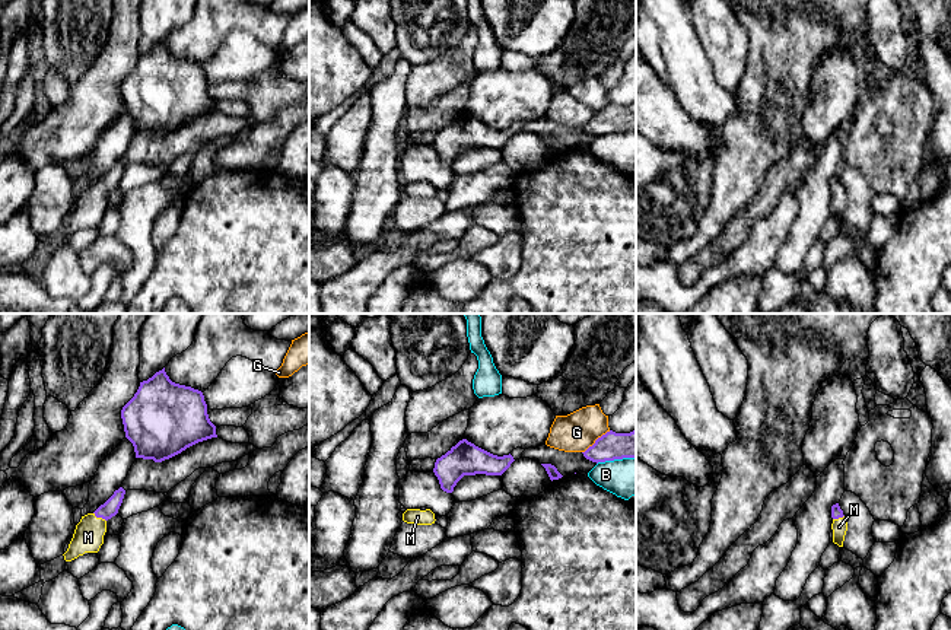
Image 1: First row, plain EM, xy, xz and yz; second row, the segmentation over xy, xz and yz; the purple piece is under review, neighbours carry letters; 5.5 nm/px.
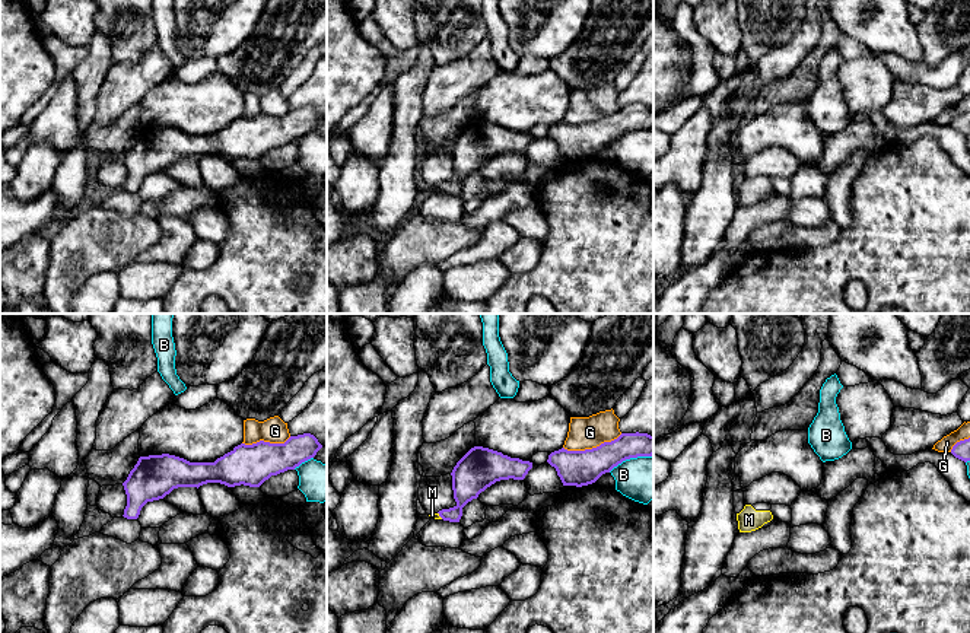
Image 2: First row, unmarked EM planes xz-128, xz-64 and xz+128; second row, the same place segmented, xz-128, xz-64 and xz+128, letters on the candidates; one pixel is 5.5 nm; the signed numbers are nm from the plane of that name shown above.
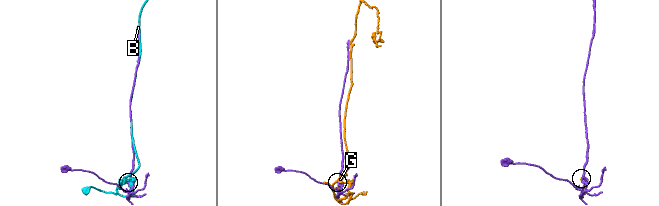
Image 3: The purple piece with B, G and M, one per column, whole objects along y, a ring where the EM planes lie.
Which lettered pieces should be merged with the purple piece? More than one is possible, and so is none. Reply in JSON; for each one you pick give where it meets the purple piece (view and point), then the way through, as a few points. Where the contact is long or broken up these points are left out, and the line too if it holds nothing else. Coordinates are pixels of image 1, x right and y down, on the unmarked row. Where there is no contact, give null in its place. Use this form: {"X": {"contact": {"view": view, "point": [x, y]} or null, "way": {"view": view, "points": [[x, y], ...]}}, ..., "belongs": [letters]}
{"M": {"contact": {"view": "xy", "point": [99, 190]}, "way": {"view": "xy", "points": [[110, 181], [99, 190], [88, 210]]}}, "belongs": ["M"]}

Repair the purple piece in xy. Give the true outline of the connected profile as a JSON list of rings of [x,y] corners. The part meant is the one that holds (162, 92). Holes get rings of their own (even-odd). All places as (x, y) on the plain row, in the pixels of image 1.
[[[165,41],[140,55],[134,70],[123,80],[121,92],[136,131],[155,136],[217,111],[203,66],[172,55]]]

